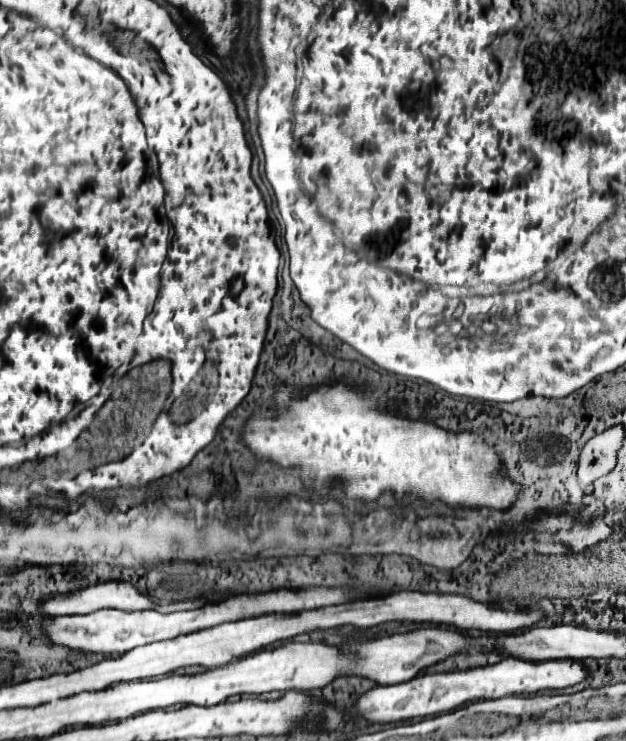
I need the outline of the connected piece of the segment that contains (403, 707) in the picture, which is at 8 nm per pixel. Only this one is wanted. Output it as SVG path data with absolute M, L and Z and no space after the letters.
M509 657L489 667L423 675L423 677L413 677L411 681L405 681L399 685L387 685L387 687L379 685L367 691L365 695L361 695L357 701L357 707L359 707L359 713L373 723L395 723L395 721L413 719L413 717L449 713L465 703L479 701L479 699L497 699L505 695L533 695L545 689L565 689L589 679L591 675L593 671L581 661L563 659L563 661L529 663L529 661Z

